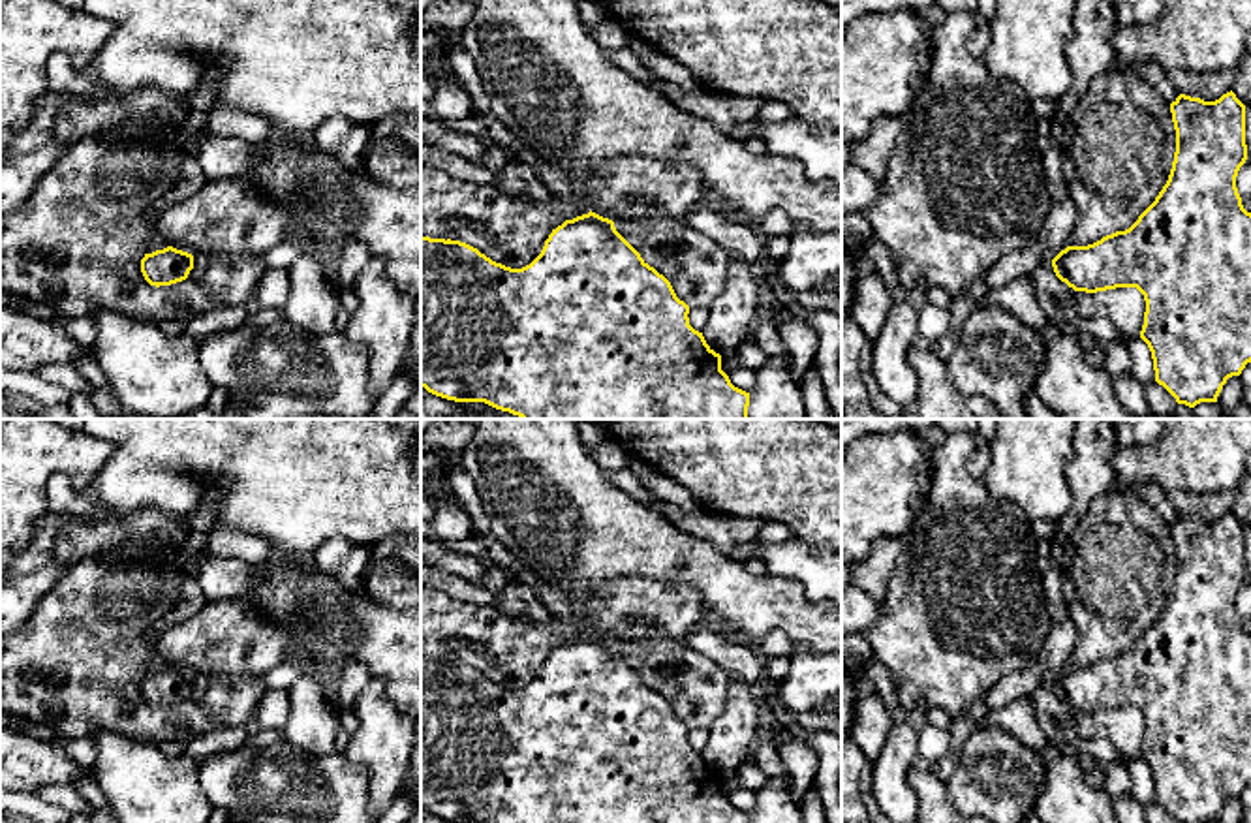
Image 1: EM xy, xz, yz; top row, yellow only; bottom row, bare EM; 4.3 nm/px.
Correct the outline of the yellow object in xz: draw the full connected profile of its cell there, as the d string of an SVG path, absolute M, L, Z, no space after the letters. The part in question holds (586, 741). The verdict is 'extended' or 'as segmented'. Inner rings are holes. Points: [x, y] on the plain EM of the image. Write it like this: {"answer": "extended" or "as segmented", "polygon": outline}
{"answer": "as segmented", "polygon": "M595 633L565 641L562 646L552 650L541 675L522 690L511 690L502 684L492 682L477 669L451 660L430 660L421 656L421 808L428 814L455 821L455 823L749 823L749 814L734 808L729 797L721 791L721 776L716 774L704 761L703 753L689 746L689 727L680 722L671 707L671 703L650 688L641 675L616 652L614 643L603 639Z"}

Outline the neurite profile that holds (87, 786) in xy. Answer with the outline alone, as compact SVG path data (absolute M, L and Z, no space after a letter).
M83 774L73 787L88 804L109 810L109 802L92 774Z

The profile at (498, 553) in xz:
M473 530L473 537L483 543L492 562L502 569L507 569L515 577L518 577L524 584L532 584L535 581L535 573L524 567L494 536L492 532L479 534Z

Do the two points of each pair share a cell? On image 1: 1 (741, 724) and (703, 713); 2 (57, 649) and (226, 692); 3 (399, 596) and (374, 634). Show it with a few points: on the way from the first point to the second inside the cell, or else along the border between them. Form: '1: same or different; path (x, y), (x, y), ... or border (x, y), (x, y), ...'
1: different; border (729, 679), (724, 713), (709, 729)
2: same; path (98, 688), (130, 718), (185, 718)
3: different; border (367, 592), (382, 604), (401, 609)

